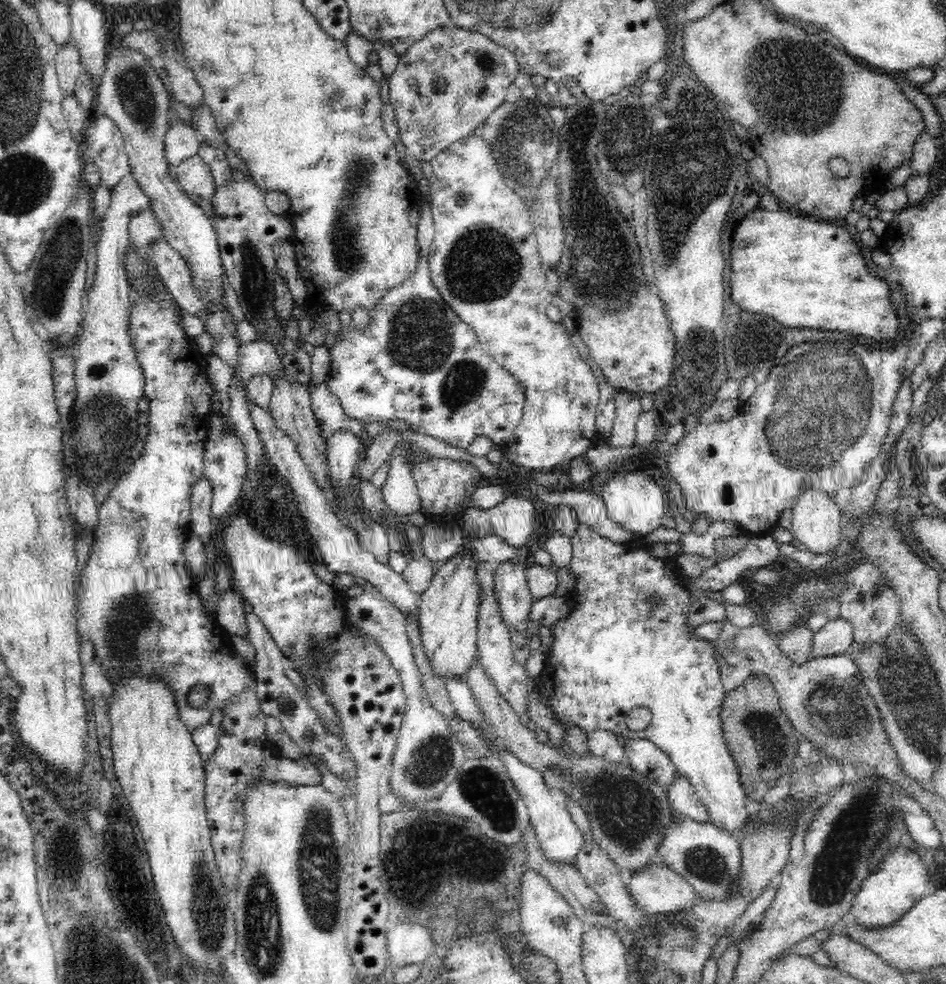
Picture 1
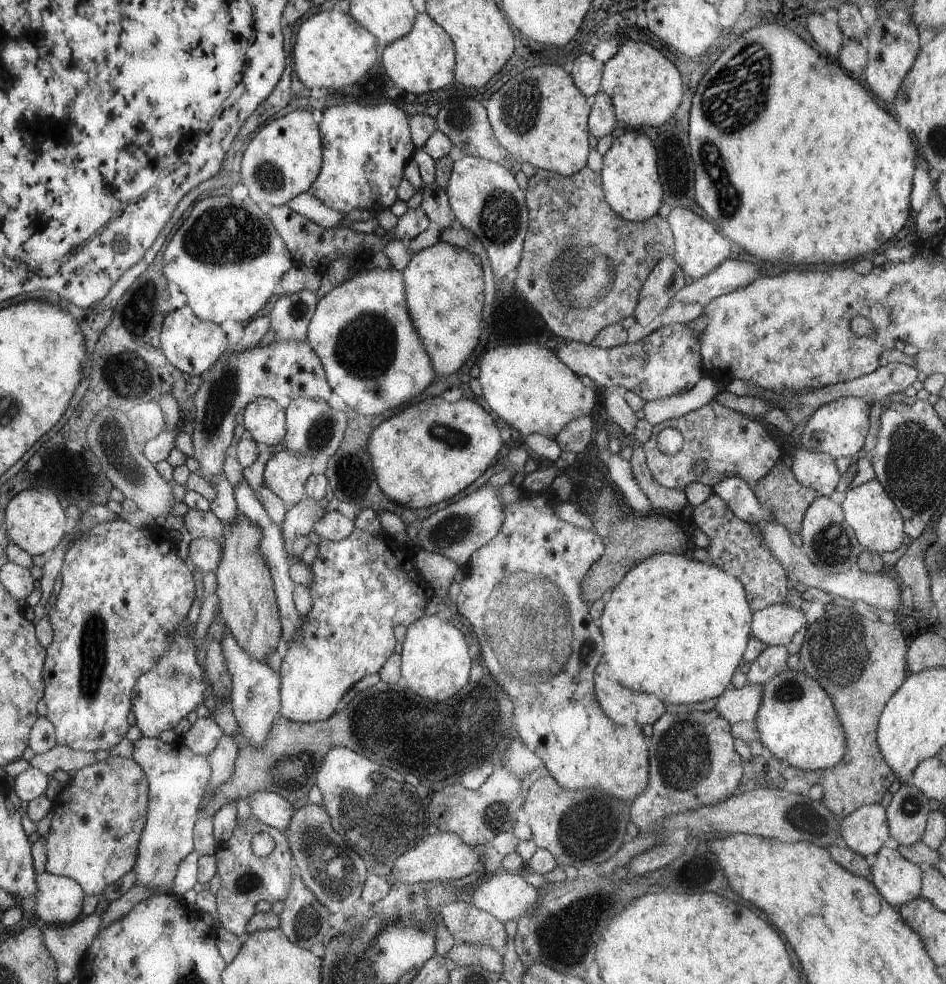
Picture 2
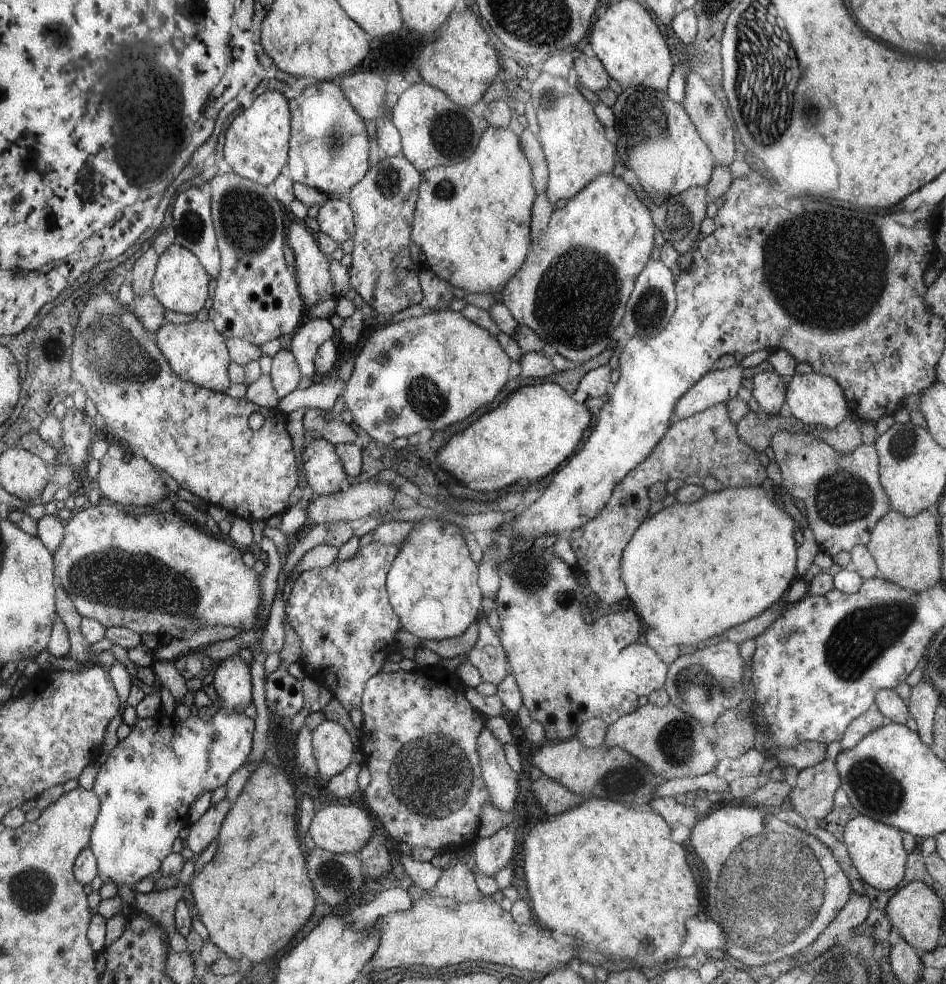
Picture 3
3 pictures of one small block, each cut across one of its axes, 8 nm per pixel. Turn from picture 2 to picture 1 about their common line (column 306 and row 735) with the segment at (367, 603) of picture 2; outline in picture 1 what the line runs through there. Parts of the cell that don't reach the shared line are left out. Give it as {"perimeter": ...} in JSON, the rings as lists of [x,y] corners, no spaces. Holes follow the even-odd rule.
{"perimeter":[[[579,524],[577,531],[570,539],[573,555],[569,562],[569,569],[572,573],[572,578],[576,581],[576,585],[568,595],[570,600],[574,602],[574,606],[566,618],[550,626],[552,634],[554,634],[554,642],[550,646],[550,652],[547,653],[546,670],[541,675],[541,696],[549,698],[547,702],[550,705],[550,709],[552,709],[552,713],[554,713],[554,719],[563,728],[566,726],[577,726],[584,733],[601,728],[612,732],[618,739],[643,738],[644,740],[649,740],[670,756],[680,775],[688,778],[688,781],[695,789],[698,802],[708,809],[707,822],[712,823],[714,826],[721,826],[726,832],[739,836],[739,832],[744,832],[748,828],[746,824],[748,824],[748,815],[750,814],[748,814],[745,807],[745,799],[748,797],[746,796],[746,789],[742,785],[734,757],[730,754],[723,737],[721,710],[726,692],[722,686],[720,664],[718,664],[715,648],[713,648],[711,642],[696,637],[694,635],[695,626],[688,623],[689,608],[694,604],[695,600],[692,600],[692,596],[690,595],[691,590],[684,585],[684,581],[680,577],[681,569],[676,567],[676,562],[672,558],[656,558],[650,554],[646,556],[626,556],[628,552],[632,552],[632,546],[636,545],[633,545],[633,543],[618,544],[612,542],[598,534],[596,530],[588,525]],[[637,707],[649,708],[652,711],[652,721],[648,724],[647,728],[632,731],[626,725],[626,716],[630,714],[633,708]]]}

